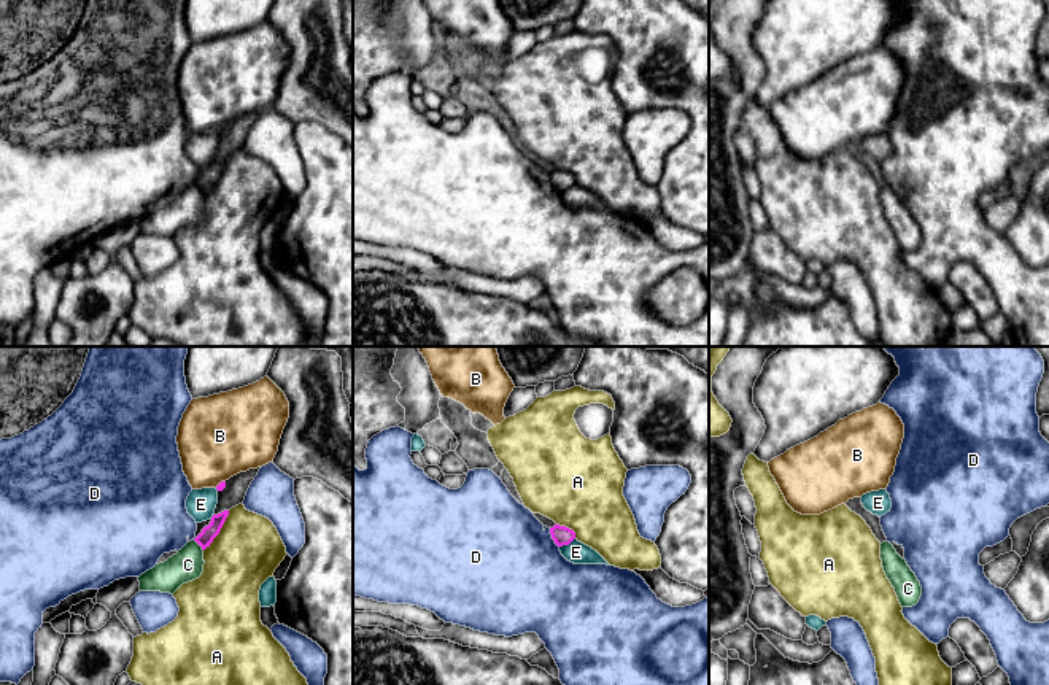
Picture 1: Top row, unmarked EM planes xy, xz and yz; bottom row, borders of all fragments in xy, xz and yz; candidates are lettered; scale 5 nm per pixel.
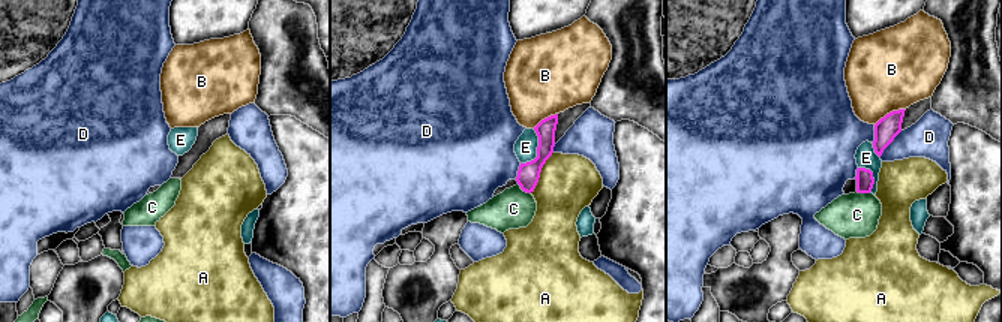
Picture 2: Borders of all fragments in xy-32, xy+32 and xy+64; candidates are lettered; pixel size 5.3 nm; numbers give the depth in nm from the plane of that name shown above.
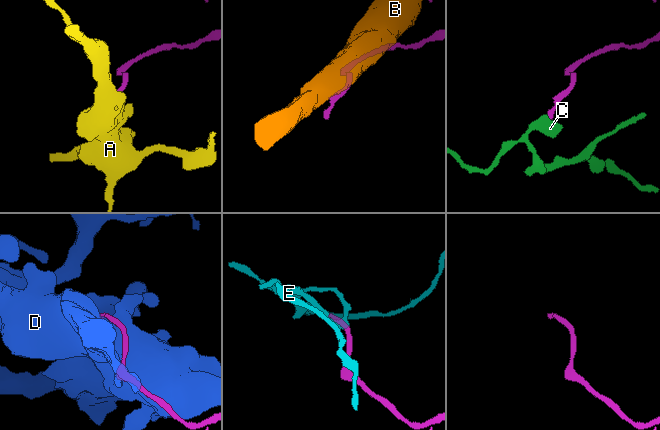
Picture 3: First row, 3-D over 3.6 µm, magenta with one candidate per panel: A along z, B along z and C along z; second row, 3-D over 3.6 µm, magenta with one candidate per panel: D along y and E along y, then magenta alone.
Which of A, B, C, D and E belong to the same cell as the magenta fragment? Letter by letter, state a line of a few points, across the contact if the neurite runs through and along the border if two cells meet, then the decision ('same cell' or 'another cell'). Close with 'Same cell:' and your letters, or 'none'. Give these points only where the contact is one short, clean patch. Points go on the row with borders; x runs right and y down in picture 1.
A: line xy (229, 510), (220, 533), (204, 550); another cell
B: another cell
C: line xy (194, 539), (202, 550); another cell
D: another cell
E: line xz (574, 537), (560, 547); another cell
Same cell: none

